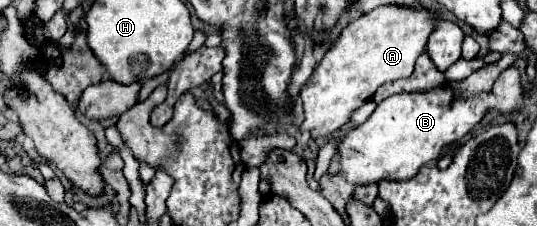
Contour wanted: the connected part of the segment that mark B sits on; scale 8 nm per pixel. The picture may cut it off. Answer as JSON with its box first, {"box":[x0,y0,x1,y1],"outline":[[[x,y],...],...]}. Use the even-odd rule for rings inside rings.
{"box":[329,66,521,186],"outline":[[[515,66],[501,72],[491,92],[471,96],[467,100],[457,98],[447,86],[429,92],[395,94],[383,100],[375,112],[359,126],[349,130],[337,146],[337,158],[329,164],[329,176],[341,174],[353,186],[365,186],[381,180],[409,180],[421,166],[433,162],[441,152],[457,144],[487,112],[495,106],[503,112],[521,106],[521,78]]]}

